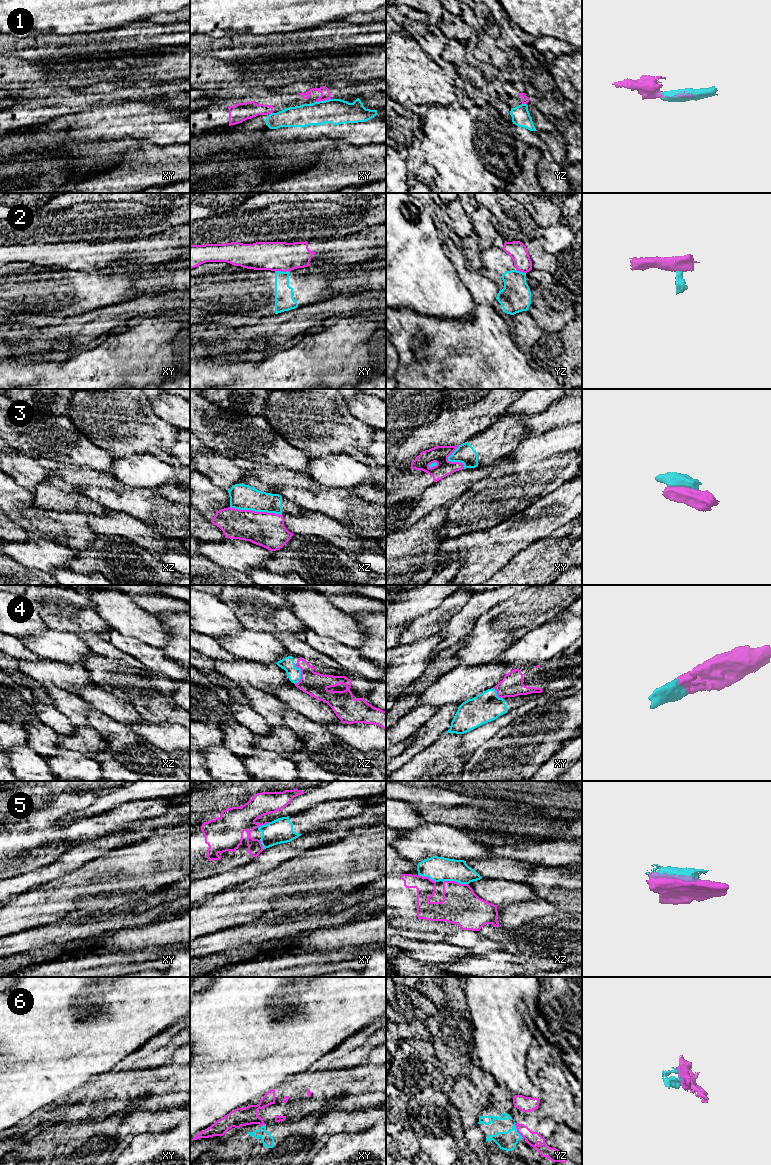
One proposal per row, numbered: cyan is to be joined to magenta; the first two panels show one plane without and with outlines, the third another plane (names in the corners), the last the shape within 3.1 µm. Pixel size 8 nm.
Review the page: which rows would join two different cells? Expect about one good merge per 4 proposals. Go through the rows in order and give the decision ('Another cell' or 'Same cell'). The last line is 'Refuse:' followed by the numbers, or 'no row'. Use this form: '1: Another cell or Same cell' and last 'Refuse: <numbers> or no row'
1: Another cell
2: Another cell
3: Another cell
4: Same cell
5: Another cell
6: Another cell
Refuse: 1, 2, 3, 5, 6

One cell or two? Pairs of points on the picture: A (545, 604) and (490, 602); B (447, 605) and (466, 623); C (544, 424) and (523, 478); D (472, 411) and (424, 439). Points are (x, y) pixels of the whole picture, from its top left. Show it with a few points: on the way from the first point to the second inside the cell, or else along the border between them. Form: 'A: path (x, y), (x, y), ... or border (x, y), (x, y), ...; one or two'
A: border (512, 595), (494, 605), (481, 616); two
B: border (471, 596), (440, 631); two
C: border (562, 425), (540, 434), (529, 436); two
D: path (460, 419), (451, 428), (436, 433); one

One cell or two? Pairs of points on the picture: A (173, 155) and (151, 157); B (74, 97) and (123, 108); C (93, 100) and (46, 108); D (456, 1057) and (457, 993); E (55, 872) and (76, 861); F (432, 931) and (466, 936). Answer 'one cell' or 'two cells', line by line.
A: one cell
B: two cells
C: one cell
D: one cell
E: one cell
F: two cells

